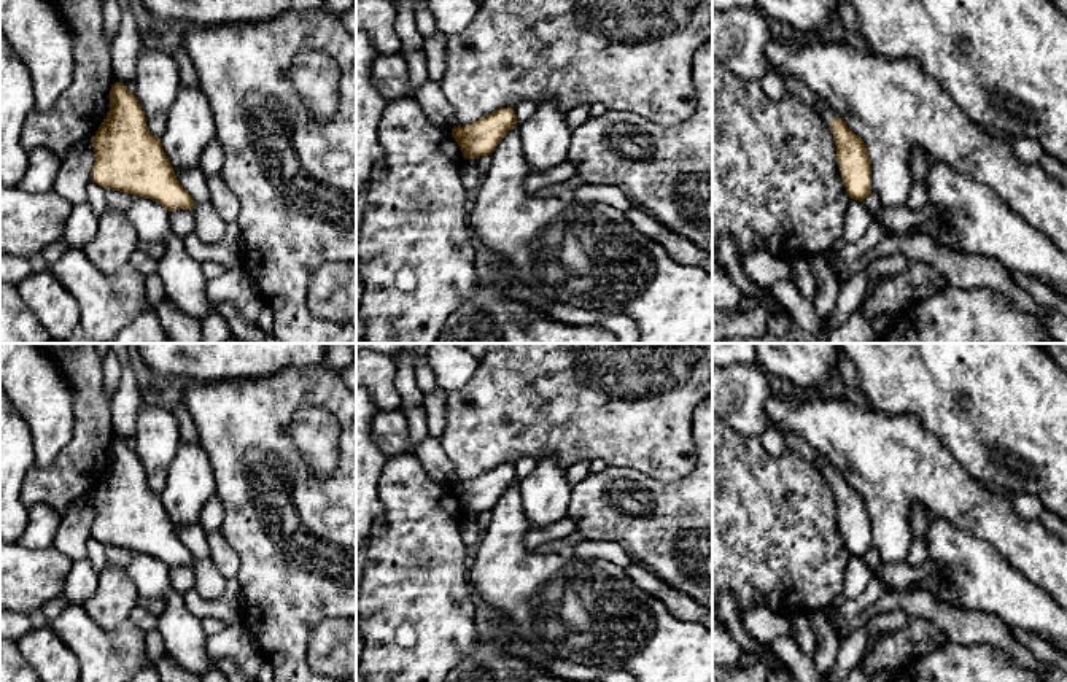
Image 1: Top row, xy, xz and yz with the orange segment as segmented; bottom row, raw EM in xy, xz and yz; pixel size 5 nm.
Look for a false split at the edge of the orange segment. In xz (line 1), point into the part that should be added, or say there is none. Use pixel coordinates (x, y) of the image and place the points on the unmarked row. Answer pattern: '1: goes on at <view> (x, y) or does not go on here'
1: does not go on here

